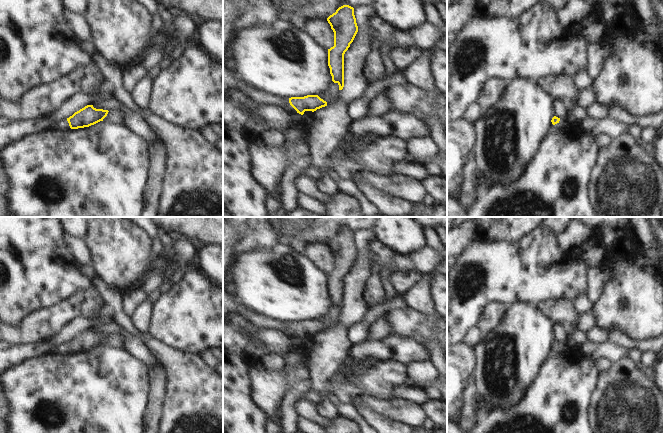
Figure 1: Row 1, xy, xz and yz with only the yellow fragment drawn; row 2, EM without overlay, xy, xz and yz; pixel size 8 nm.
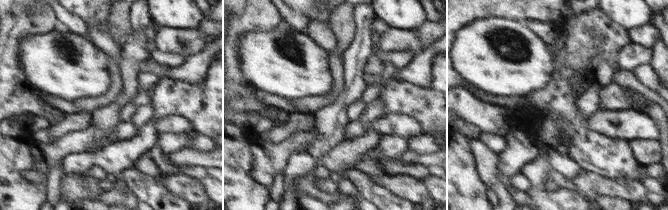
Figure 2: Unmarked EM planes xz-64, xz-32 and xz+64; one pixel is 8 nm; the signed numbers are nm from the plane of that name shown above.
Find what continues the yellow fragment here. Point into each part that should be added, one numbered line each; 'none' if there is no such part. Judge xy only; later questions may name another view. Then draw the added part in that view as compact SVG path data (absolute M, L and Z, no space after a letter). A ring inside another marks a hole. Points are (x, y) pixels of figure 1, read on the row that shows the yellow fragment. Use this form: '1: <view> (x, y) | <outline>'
1: xy (63, 125) | M63 119L63 120L61 120L57 123L54 123L51 130L52 131L57 131L57 130L69 131L69 130L71 130L71 128L69 126L69 123L68 123L67 119Z

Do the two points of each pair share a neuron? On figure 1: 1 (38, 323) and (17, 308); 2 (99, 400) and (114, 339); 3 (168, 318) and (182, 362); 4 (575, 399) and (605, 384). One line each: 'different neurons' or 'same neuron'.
1: different neurons
2: different neurons
3: different neurons
4: different neurons

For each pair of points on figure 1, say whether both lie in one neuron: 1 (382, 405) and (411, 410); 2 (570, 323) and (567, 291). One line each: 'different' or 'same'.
1: same
2: different

